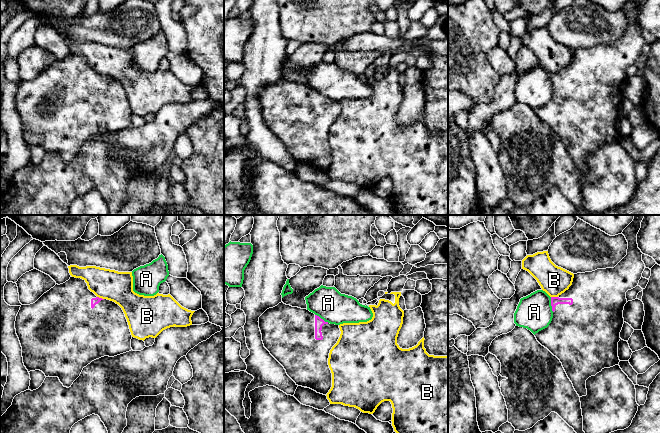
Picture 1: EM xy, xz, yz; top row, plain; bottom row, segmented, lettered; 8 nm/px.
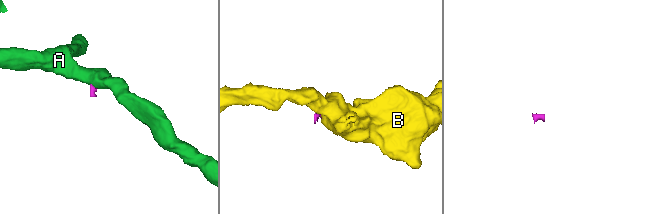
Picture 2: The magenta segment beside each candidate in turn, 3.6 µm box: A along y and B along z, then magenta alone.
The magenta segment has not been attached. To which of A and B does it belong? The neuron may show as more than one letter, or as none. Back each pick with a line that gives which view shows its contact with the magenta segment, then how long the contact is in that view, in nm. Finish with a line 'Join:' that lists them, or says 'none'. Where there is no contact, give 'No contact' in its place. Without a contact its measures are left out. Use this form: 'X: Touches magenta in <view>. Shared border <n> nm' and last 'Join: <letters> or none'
Join: none

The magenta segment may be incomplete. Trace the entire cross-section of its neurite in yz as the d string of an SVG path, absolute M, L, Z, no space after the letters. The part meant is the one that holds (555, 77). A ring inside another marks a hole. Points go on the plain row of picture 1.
M629 0L622 8L628 18L627 31L614 43L574 50L572 61L558 73L551 73L553 94L549 102L535 110L537 117L556 132L573 160L579 173L587 171L586 156L604 144L618 141L618 118L624 100L623 86L626 68L638 62L645 45L642 28L638 24L637 10L641 0Z

